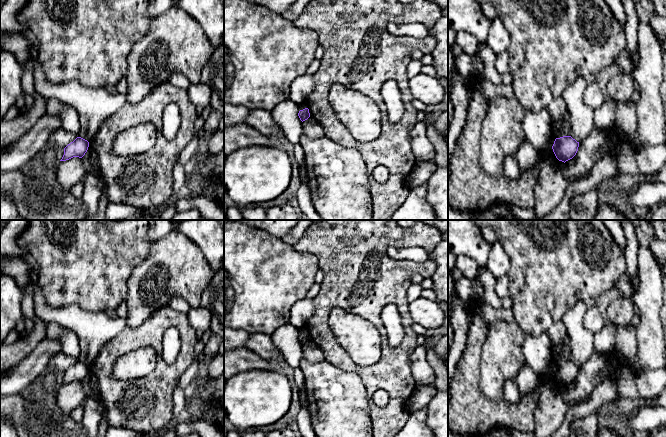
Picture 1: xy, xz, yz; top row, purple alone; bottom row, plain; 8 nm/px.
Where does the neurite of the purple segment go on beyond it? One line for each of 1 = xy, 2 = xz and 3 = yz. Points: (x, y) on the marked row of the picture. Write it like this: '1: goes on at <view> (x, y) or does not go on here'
1: does not go on here
2: does not go on here
3: does not go on here

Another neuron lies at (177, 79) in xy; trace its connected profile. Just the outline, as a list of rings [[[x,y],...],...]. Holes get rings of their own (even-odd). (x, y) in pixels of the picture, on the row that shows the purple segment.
[[[171,72],[167,81],[170,84],[184,90],[187,90],[189,85],[191,84],[189,80],[182,73],[179,72]]]

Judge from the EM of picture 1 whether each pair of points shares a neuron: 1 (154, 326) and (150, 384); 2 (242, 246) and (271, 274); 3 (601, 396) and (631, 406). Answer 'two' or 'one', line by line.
1: one
2: one
3: two

